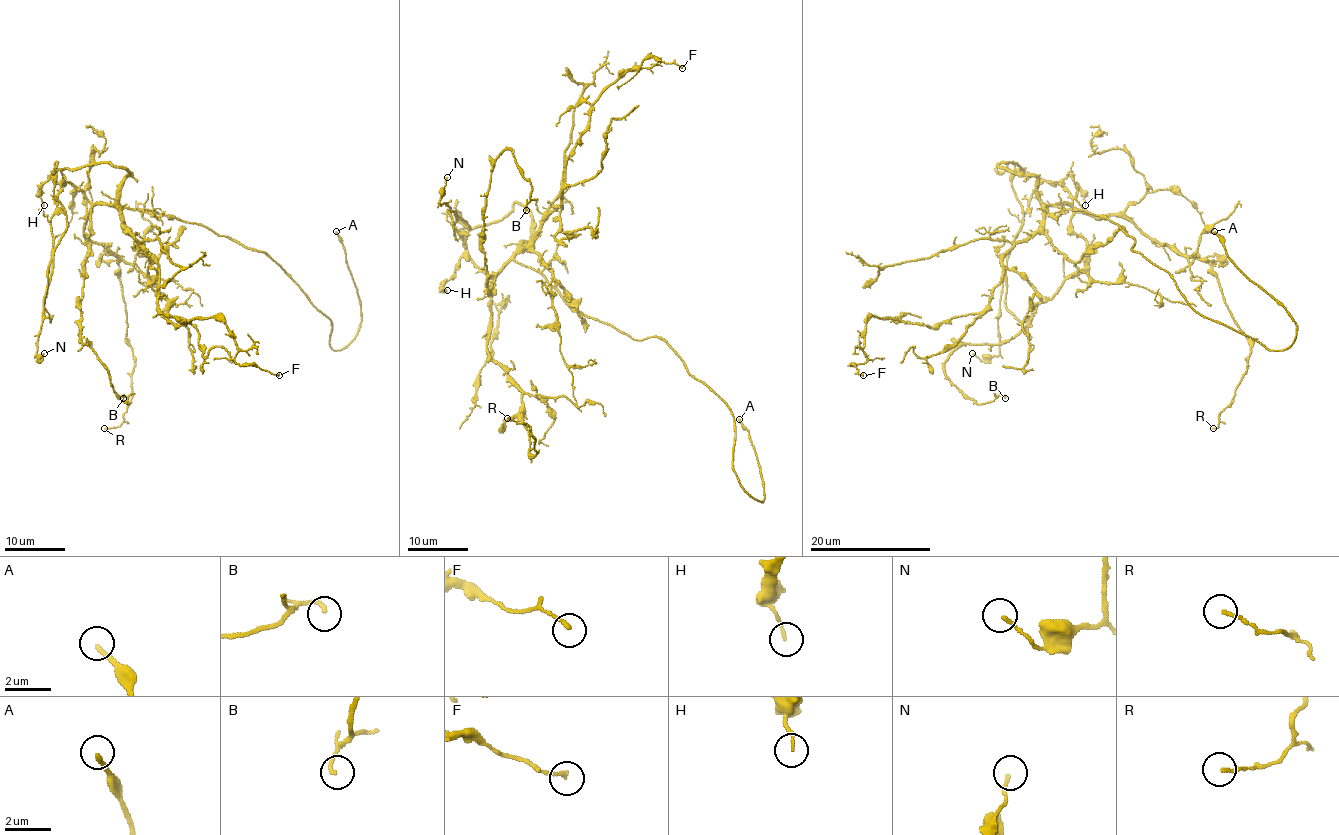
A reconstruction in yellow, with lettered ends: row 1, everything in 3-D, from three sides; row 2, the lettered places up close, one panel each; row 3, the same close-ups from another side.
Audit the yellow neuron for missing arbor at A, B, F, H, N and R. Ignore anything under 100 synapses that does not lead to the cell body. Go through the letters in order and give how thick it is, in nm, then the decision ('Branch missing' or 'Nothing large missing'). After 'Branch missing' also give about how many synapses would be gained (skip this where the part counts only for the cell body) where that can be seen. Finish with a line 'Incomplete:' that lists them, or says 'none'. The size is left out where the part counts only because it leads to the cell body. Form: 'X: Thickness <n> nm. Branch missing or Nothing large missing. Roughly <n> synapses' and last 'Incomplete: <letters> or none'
A: Thickness 190 nm. Branch missing
B: Thickness 150 nm. Nothing large missing
F: Thickness 160 nm. Nothing large missing
H: Thickness 110 nm. Nothing large missing
N: Thickness 130 nm. Nothing large missing
R: Thickness 130 nm. Nothing large missing
Incomplete: A

